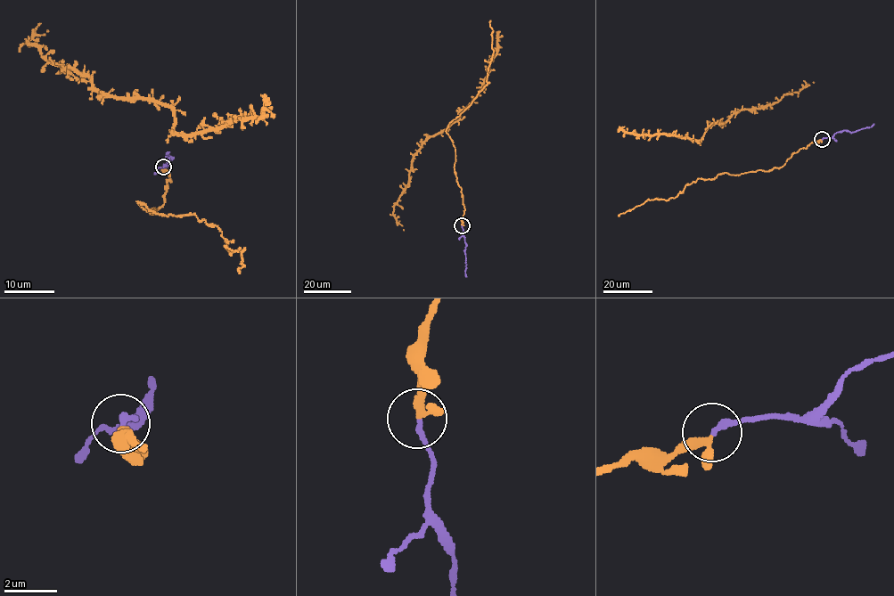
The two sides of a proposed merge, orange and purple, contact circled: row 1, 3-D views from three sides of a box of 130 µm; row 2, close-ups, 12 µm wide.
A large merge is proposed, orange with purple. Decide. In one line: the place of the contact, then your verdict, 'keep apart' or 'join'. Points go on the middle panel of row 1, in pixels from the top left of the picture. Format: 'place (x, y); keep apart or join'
place (462, 225); join

